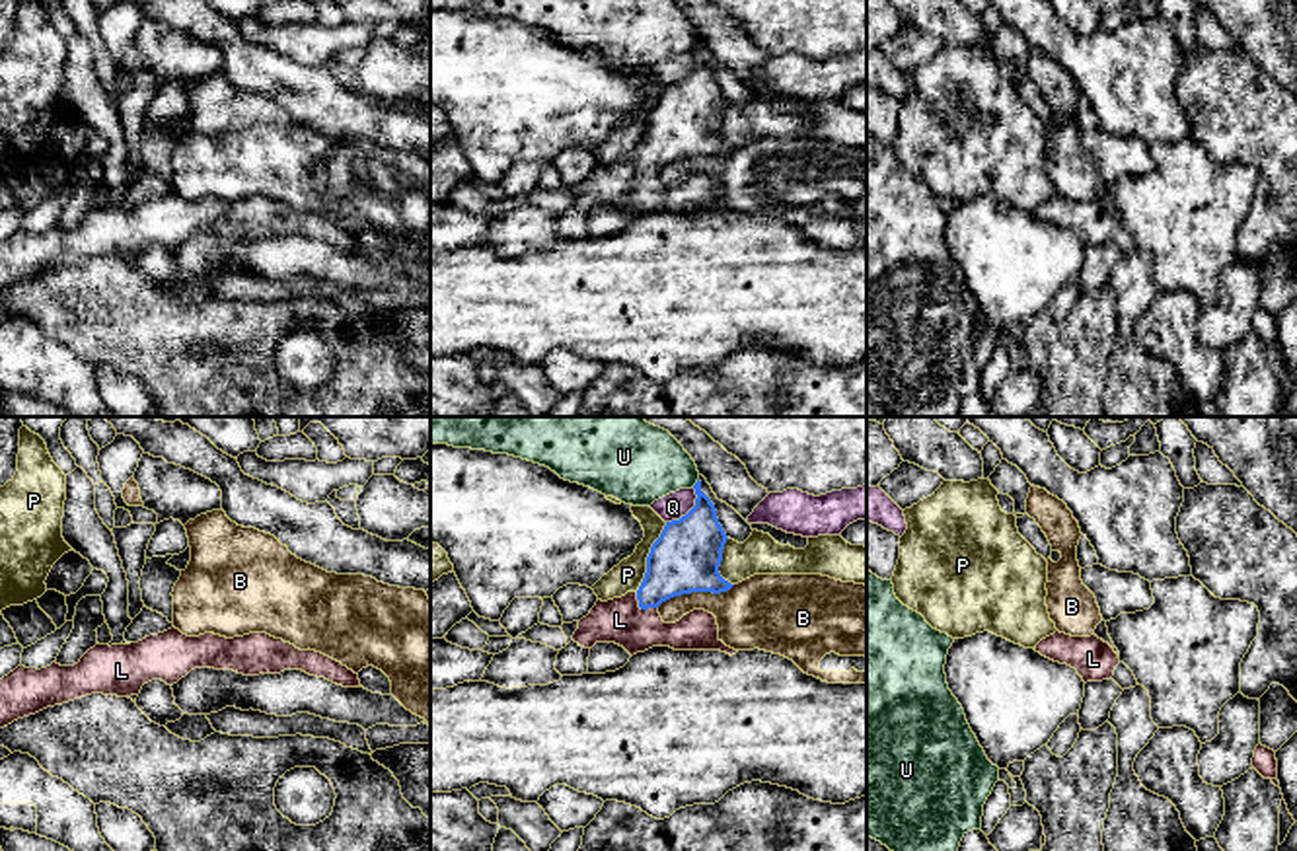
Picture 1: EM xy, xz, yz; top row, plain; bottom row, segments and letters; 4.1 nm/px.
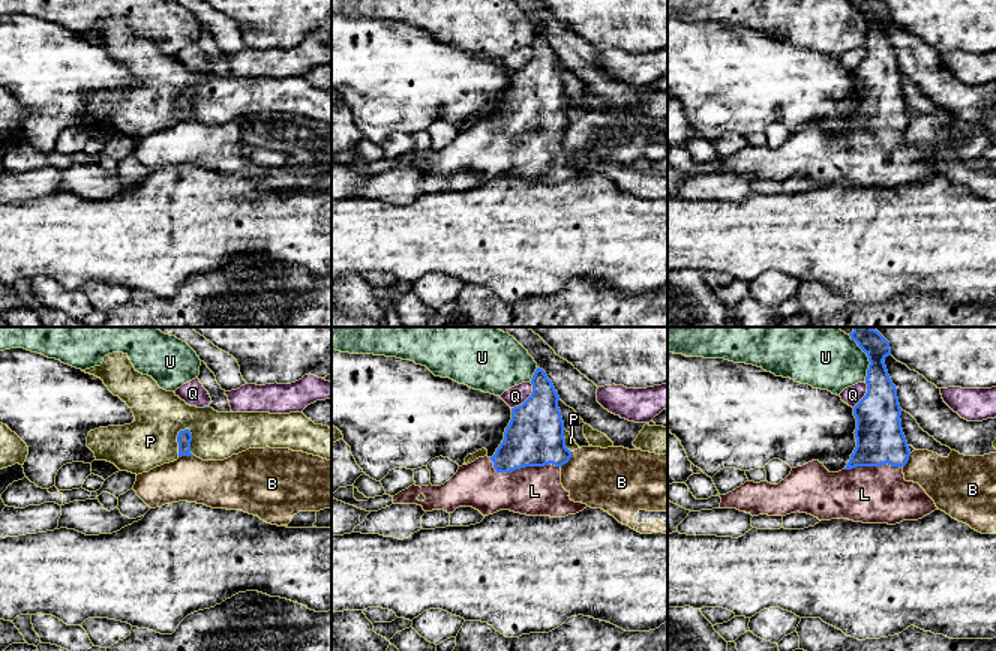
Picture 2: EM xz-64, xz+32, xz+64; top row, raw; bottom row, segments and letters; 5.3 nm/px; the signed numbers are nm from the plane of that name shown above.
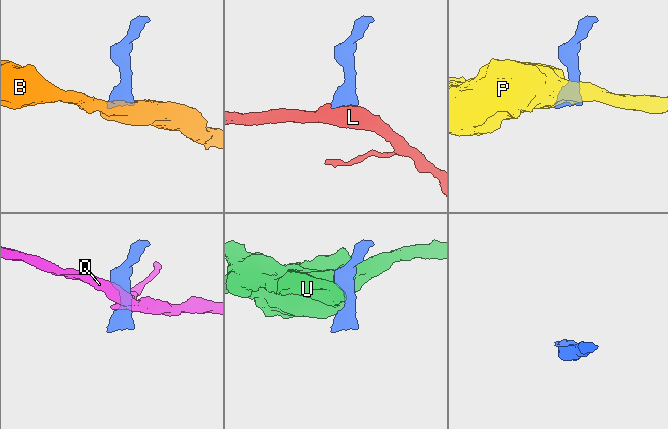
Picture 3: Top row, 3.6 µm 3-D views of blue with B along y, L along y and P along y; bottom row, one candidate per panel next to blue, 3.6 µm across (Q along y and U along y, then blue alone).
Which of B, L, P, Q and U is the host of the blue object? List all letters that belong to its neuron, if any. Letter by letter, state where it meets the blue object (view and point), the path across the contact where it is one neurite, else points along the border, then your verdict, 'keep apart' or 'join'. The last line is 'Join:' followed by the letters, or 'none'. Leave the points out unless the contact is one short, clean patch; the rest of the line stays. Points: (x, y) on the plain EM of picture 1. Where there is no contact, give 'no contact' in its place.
B: meets blue in xz at (696, 154); border along xz (735, 148), (719, 156), (674, 158), (657, 170); keep apart
L: meets blue in xz at (641, 172); runs through xz (680, 125), (641, 172), (629, 184), (620, 184); join
P: meets blue in xz at (647, 121); keep apart
Q: meets blue in xz at (690, 74); border along xz (694, 51), (694, 69), (678, 82), (667, 86); keep apart
U: meets blue in xz at (698, 45); keep apart
Join: L

